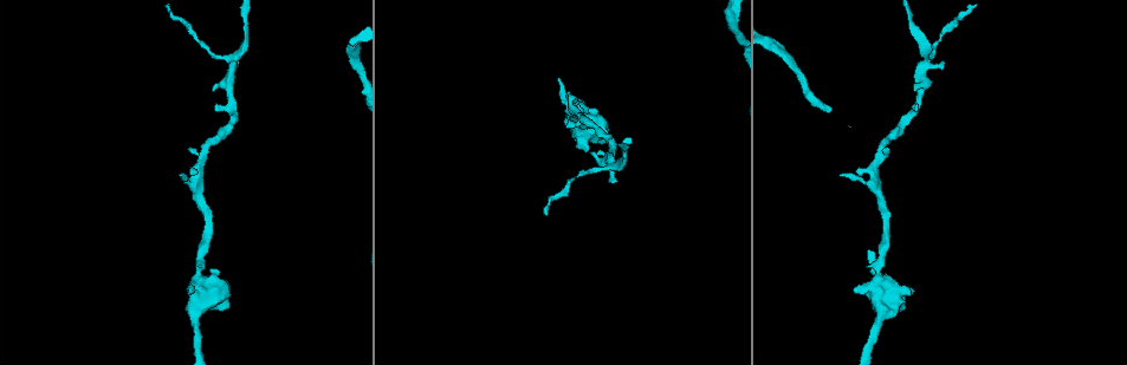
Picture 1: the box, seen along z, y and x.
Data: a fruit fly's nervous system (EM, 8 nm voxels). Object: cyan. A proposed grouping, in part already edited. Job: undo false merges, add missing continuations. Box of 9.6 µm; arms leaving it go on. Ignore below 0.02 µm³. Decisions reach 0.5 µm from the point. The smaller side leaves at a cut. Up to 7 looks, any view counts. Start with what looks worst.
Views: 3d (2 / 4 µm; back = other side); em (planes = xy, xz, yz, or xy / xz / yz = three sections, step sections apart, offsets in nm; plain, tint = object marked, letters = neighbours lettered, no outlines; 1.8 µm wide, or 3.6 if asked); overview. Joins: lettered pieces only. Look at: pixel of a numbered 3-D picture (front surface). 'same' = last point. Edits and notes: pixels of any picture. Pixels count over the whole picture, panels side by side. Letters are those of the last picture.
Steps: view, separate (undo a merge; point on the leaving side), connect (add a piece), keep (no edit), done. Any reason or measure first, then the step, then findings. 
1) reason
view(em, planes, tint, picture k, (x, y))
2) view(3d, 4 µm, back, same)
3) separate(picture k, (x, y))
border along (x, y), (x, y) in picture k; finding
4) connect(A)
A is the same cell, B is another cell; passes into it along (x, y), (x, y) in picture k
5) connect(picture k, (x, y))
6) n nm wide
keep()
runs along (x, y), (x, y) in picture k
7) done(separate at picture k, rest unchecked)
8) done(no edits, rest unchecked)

branch stops here
view(em, planes, letters, picture 1, (853, 291))

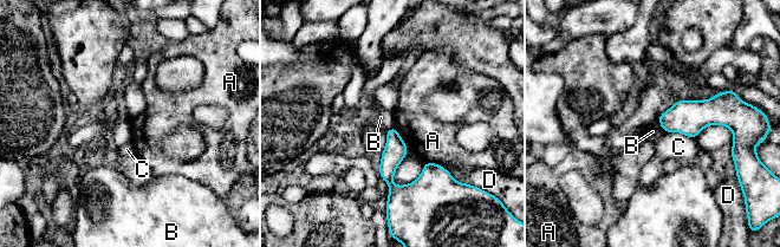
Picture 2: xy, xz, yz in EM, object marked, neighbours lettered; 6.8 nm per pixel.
A touches over 220 nm
keep()
A, B, C and D are other cells; runs along (389, 132), (389, 182), (396, 189), (443, 173) in picture 2; none of them fits

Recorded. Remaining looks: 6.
thin end
view(em, yz, step 8, letters, picture 1, (181, 174))

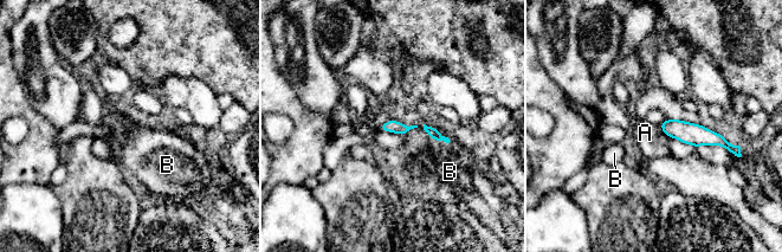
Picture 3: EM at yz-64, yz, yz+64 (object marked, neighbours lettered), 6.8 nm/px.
view(em, planes, letters, same)

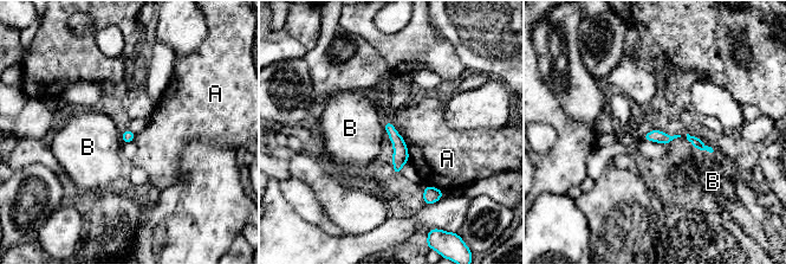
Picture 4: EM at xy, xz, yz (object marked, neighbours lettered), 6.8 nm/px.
A touches over 180 nm
keep()
A and B are other cells; runs along (387, 124), (398, 143), (397, 172) in picture 4; none of them fits

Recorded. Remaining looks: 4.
free end
view(3d, 2 µm, picture 1, (942, 63))

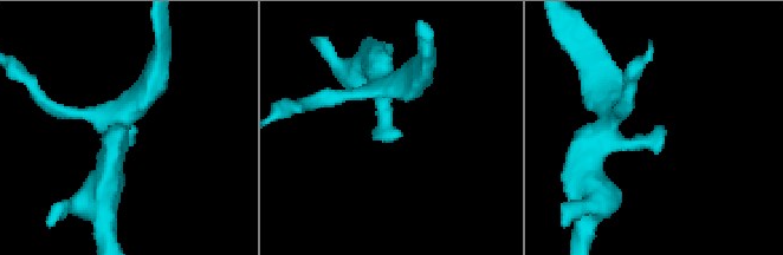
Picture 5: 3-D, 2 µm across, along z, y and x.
3 arms
view(em, planes, letters, picture 5, (660, 125))

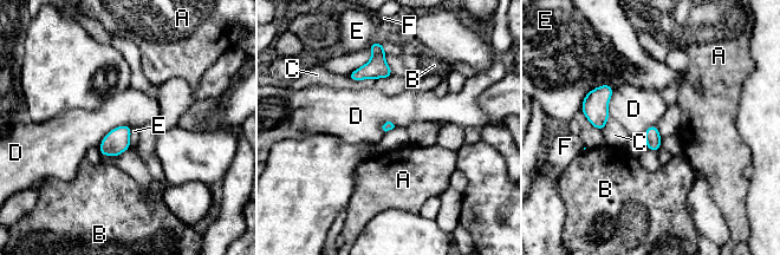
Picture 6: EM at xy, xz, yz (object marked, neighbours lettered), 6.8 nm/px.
keep()
A, B, C, D, E and F are other cells; border along (613, 87), (593, 87), (580, 111) in picture 6; no lettered piece goes on from it

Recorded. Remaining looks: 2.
done(no edits, rest unchecked)

